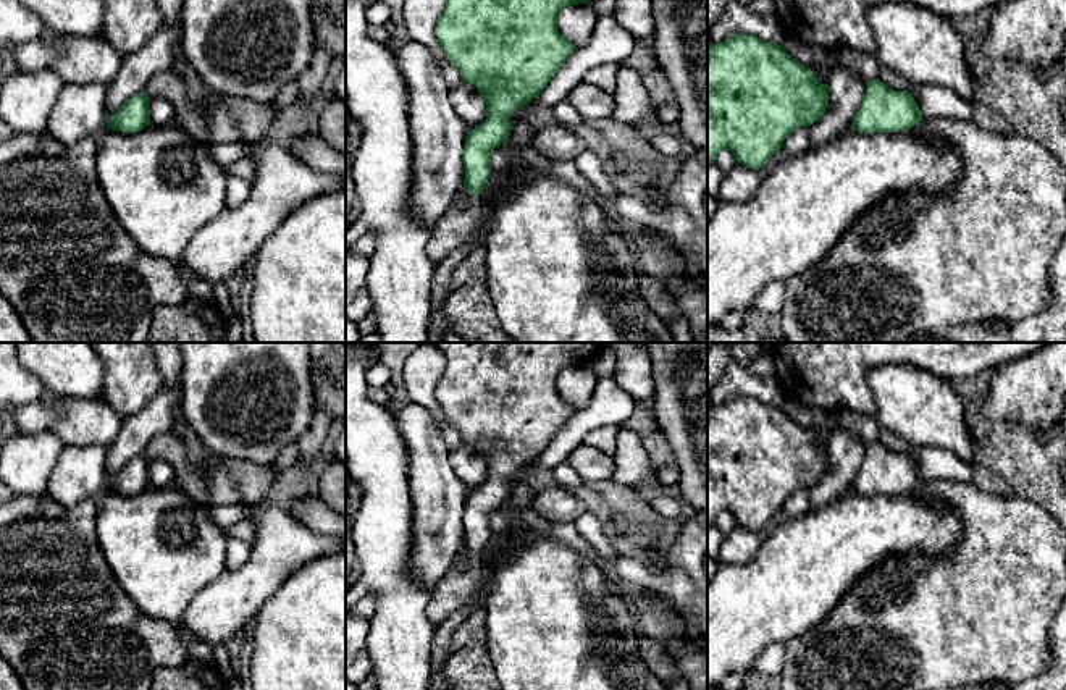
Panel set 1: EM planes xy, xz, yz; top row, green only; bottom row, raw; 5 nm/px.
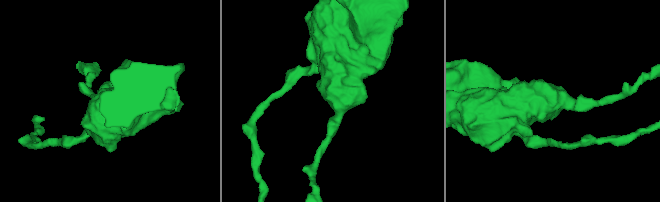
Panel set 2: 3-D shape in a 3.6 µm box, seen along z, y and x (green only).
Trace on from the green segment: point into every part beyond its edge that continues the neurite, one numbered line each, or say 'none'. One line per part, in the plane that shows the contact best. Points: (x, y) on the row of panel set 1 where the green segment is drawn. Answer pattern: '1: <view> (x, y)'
none

